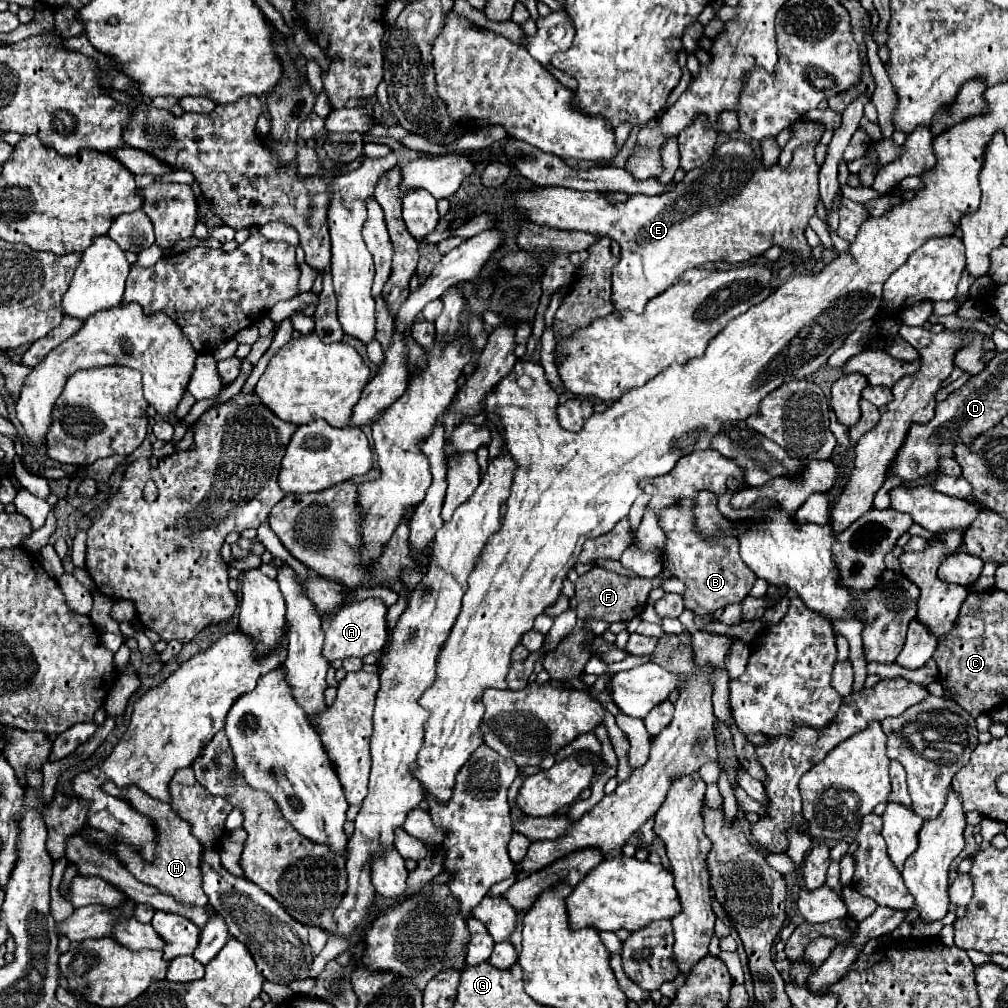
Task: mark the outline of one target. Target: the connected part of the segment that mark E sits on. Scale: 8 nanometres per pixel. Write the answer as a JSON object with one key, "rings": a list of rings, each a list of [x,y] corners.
{"rings":[[[730,139],[714,151],[710,161],[688,171],[674,189],[656,197],[630,195],[626,203],[618,205],[608,203],[602,193],[582,193],[566,187],[532,187],[526,191],[514,191],[506,197],[506,201],[526,219],[538,225],[548,225],[564,231],[594,231],[618,241],[622,247],[622,259],[612,271],[614,311],[630,309],[634,313],[642,313],[646,303],[664,293],[670,285],[678,283],[684,271],[710,261],[728,259],[730,265],[742,263],[750,257],[762,255],[772,245],[780,245],[788,255],[796,255],[802,261],[808,261],[812,257],[812,247],[806,243],[804,231],[810,217],[816,213],[820,171],[814,159],[814,147],[814,141],[800,145],[794,151],[788,167],[780,167],[778,163],[764,167],[762,153],[756,147],[742,139]]]}

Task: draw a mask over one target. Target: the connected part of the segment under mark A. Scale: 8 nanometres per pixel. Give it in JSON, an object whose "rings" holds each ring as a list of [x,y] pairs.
{"rings":[[[364,599],[364,601],[352,601],[338,609],[338,613],[330,621],[324,623],[324,651],[322,655],[328,661],[334,659],[346,659],[346,657],[366,657],[368,653],[378,653],[386,643],[386,605],[380,599]]]}

